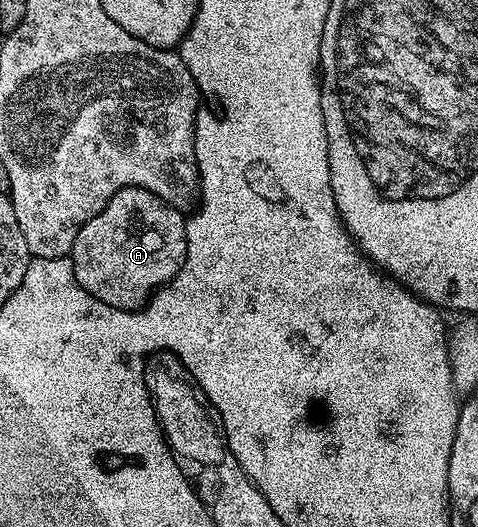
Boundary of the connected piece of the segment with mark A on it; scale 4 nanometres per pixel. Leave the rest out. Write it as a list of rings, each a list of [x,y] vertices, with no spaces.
[[[125,187],[113,195],[108,201],[108,205],[104,205],[104,209],[100,213],[96,213],[96,217],[92,217],[92,221],[88,221],[88,225],[84,225],[84,229],[80,229],[80,233],[76,233],[76,241],[68,258],[74,264],[76,281],[89,295],[104,301],[104,305],[112,305],[116,309],[124,309],[125,311],[136,311],[145,308],[151,296],[159,289],[167,286],[170,280],[178,278],[178,270],[186,263],[186,219],[179,208],[172,206],[171,203],[164,202],[152,193],[148,193],[148,189]]]

